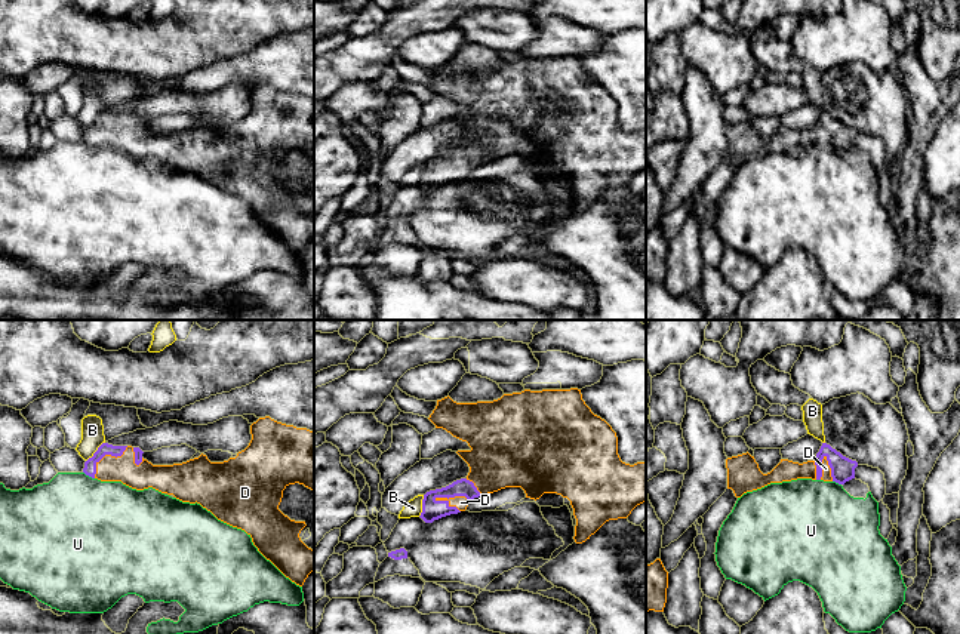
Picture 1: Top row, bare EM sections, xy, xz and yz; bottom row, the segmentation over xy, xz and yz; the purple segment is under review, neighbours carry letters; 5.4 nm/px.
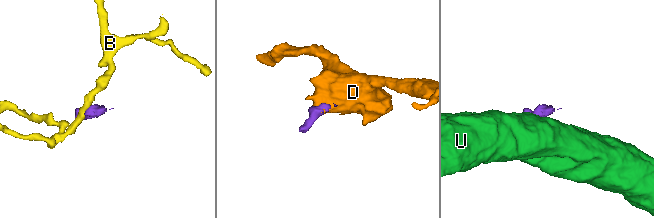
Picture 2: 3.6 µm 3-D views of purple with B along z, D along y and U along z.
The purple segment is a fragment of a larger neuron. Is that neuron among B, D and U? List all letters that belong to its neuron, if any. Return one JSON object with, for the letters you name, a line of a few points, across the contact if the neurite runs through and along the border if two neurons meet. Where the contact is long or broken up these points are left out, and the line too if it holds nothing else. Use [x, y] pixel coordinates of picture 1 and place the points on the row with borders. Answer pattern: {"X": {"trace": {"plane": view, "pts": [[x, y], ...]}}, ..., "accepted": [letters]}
{"D": {"trace": {"plane": "xz", "pts": [[433, 510], [452, 496], [461, 502]]}}, "accepted": ["D"]}

